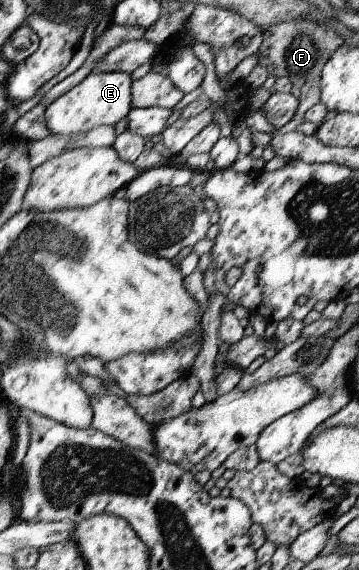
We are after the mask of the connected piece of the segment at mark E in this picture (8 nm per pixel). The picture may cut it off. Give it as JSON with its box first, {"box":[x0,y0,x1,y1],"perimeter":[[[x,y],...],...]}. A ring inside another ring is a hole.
{"box":[41,71,133,135],"perimeter":[[[93,71],[79,85],[45,107],[45,112],[41,115],[45,118],[50,135],[86,134],[99,126],[115,127],[133,109],[132,85],[131,75],[125,72]]]}

